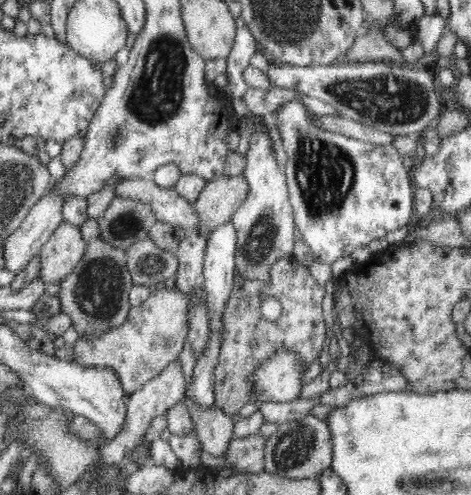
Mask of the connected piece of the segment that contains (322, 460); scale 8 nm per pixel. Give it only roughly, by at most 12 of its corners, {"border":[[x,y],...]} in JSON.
{"border":[[326,419],[277,426],[264,444],[265,471],[314,479],[331,469]]}

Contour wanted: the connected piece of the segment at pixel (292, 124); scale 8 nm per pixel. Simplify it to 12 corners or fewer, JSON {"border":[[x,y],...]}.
{"border":[[276,112],[292,219],[332,265],[413,220],[392,145]]}

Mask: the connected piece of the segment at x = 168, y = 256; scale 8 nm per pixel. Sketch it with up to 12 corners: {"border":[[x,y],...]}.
{"border":[[152,239],[125,250],[134,285],[162,285],[179,261]]}

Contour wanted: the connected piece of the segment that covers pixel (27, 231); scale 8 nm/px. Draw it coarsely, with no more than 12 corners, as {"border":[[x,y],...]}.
{"border":[[62,195],[36,201],[5,242],[17,274],[63,221]]}

